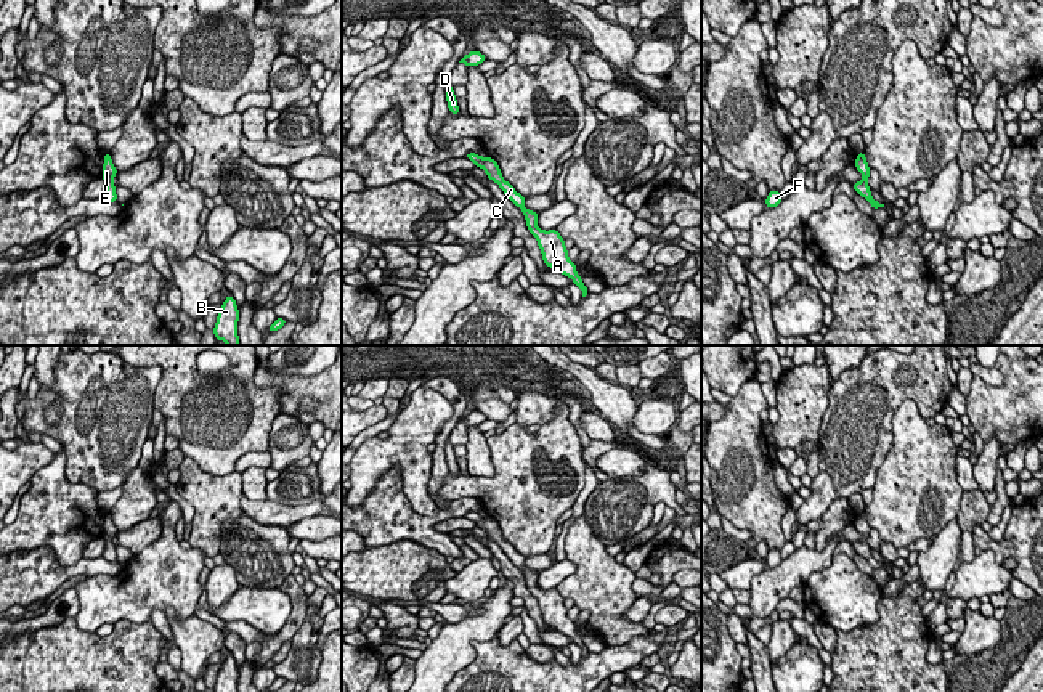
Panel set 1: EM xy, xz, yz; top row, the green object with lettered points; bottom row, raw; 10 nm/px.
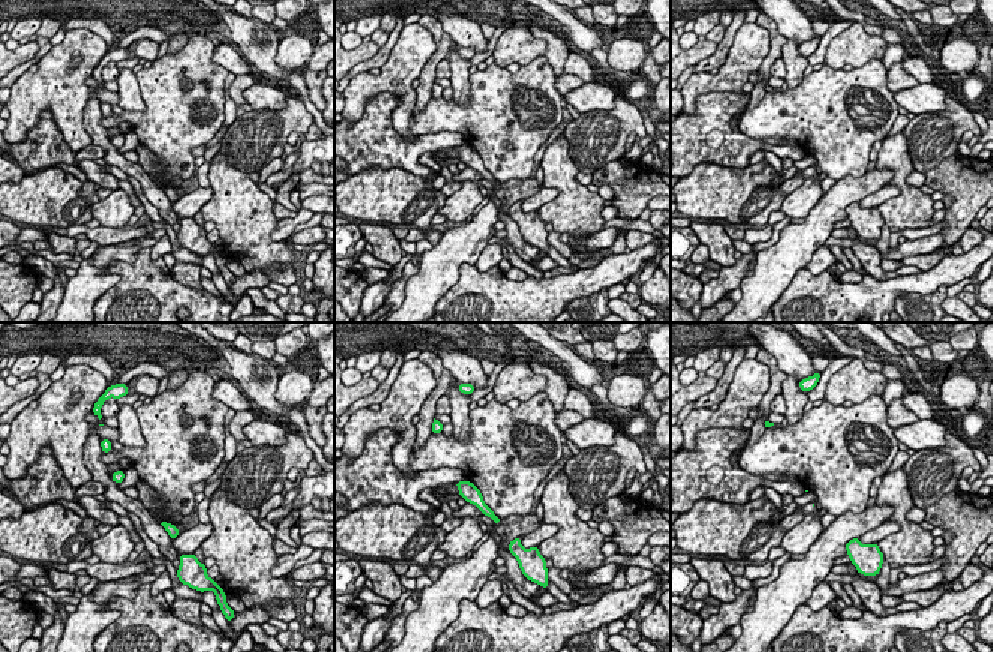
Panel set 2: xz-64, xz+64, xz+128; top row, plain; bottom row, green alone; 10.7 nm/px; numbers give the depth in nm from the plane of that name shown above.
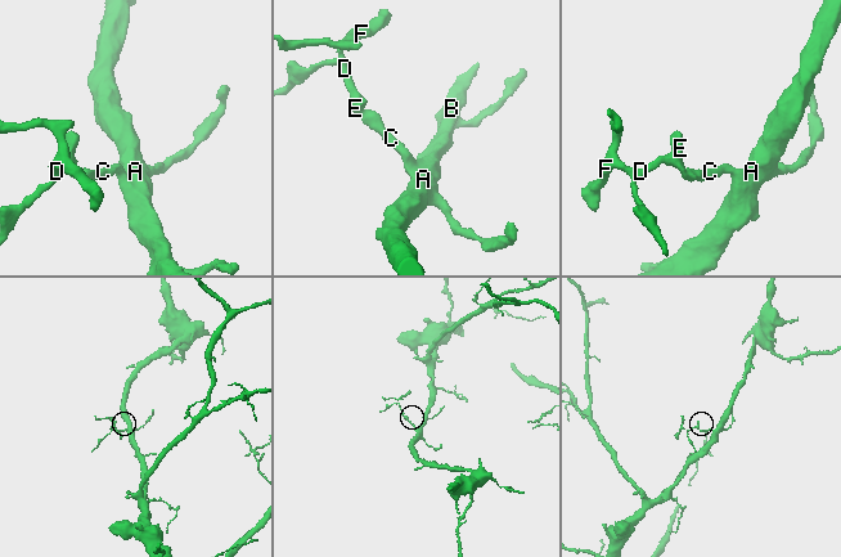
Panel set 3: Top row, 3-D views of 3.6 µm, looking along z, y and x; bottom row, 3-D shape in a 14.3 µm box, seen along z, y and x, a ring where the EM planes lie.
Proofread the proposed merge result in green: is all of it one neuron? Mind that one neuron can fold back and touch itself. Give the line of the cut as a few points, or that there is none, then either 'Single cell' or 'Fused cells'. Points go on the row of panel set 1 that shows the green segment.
No split. Single cell

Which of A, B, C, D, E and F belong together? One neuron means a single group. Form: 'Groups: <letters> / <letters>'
Groups: A B C D E F

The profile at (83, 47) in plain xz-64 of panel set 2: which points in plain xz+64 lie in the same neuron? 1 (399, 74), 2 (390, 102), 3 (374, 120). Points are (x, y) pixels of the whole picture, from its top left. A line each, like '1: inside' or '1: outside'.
1: inside
2: outside
3: outside

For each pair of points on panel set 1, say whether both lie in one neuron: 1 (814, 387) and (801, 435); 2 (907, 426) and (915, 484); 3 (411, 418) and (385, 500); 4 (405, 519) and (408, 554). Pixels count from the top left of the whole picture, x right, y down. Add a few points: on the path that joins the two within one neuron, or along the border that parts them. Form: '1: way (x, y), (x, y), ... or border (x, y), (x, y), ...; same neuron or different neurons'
1: way (803, 398), (801, 424); same neuron
2: way (913, 440), (915, 469); same neuron
3: border (369, 492), (397, 466), (401, 490), (409, 501); different neurons
4: border (369, 546), (414, 540), (442, 554); different neurons

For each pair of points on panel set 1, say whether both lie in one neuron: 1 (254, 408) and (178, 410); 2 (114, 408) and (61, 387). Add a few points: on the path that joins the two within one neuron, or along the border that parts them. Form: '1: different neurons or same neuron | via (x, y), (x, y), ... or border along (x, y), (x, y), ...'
1: same neuron | via (235, 410), (198, 410)
2: same neuron | via (101, 395), (93, 387), (74, 387)

